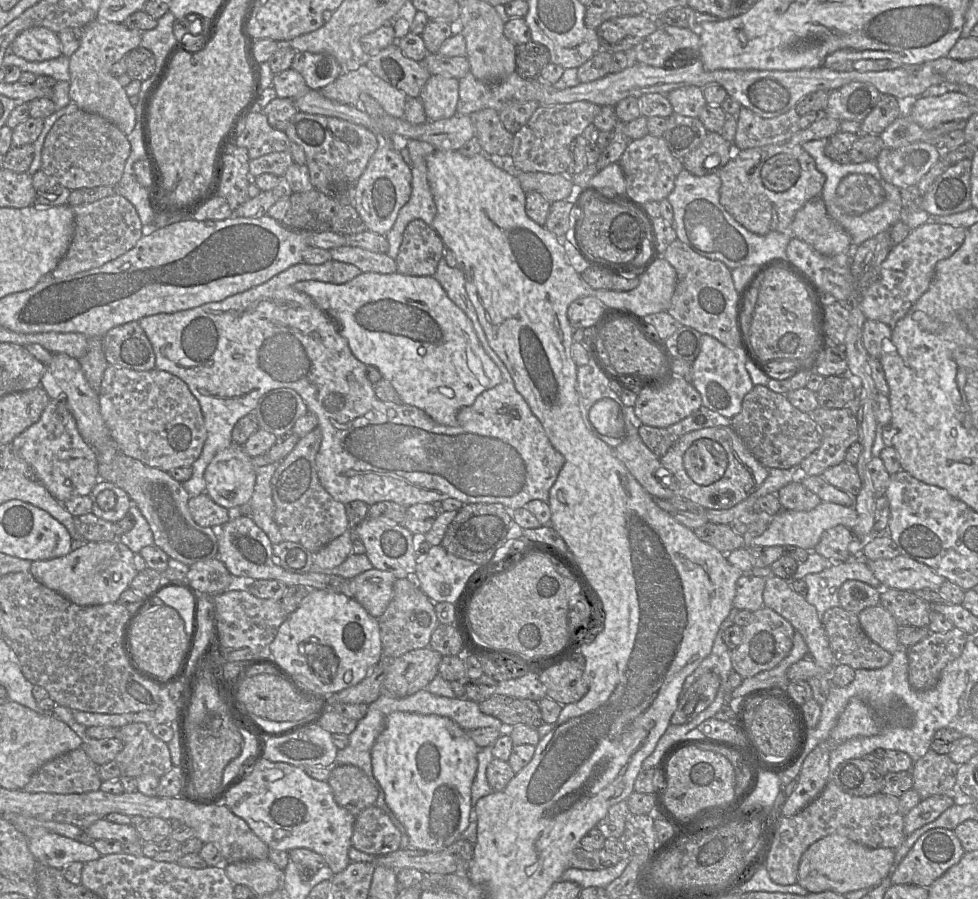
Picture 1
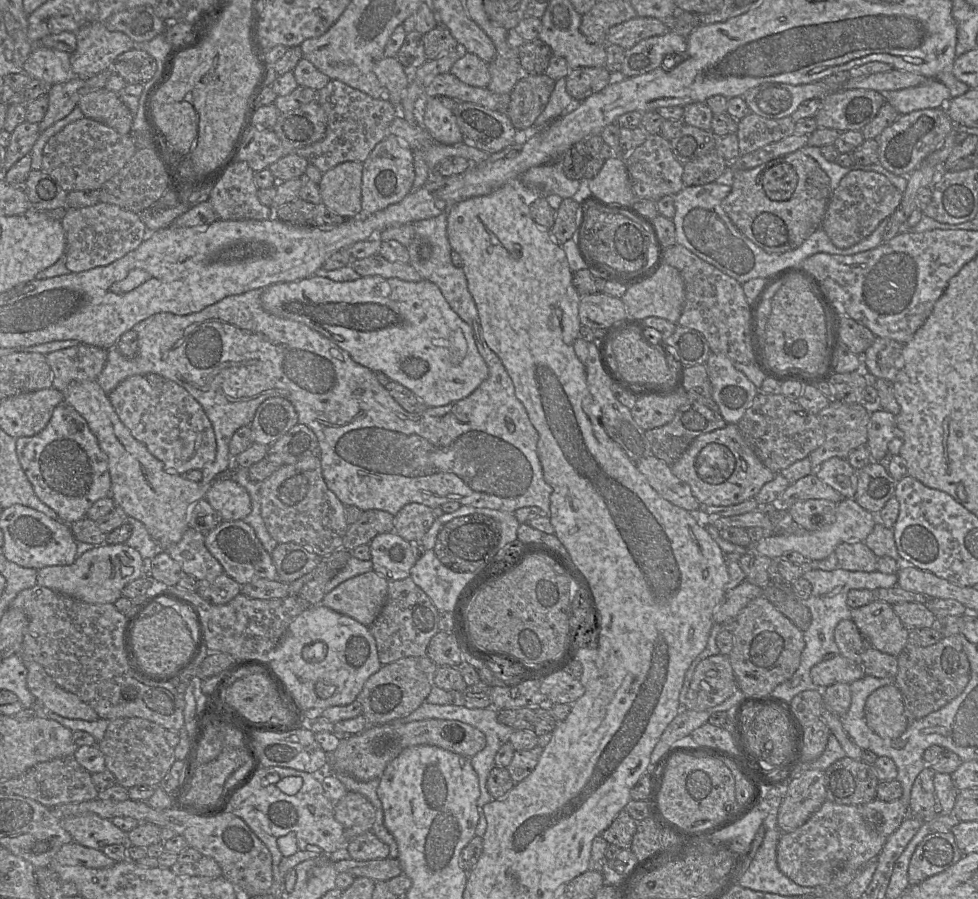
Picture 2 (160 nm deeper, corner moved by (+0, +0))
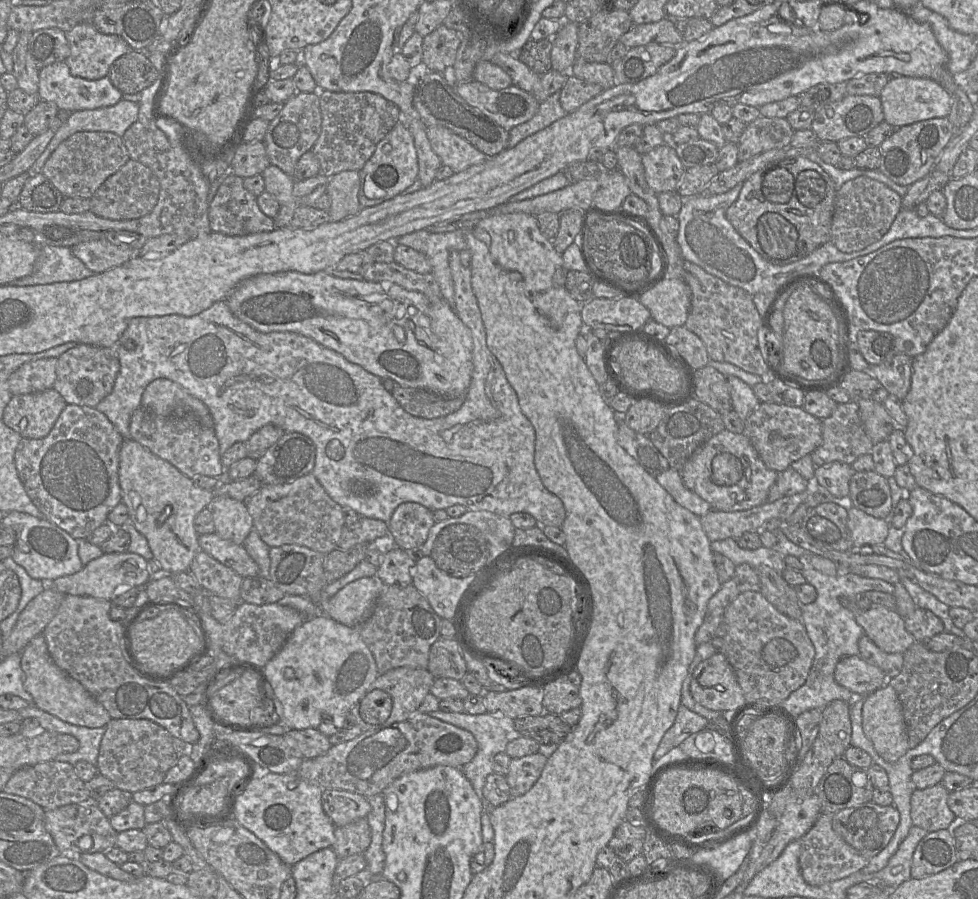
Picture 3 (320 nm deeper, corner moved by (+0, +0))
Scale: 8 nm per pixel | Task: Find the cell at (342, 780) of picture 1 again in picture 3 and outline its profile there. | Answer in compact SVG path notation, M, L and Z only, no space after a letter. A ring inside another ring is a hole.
M366 818L345 826L335 827L335 841L331 846L339 860L354 854L364 854L371 842L371 829Z

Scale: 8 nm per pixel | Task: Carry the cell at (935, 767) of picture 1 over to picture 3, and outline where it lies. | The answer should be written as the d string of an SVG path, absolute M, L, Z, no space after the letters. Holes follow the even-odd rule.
M938 783L925 789L915 789L910 799L912 824L928 833L947 829L956 818L947 804L949 791Z

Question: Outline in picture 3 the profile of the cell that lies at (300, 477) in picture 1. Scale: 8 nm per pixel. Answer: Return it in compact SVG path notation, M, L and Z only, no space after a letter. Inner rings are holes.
M312 472L290 483L262 485L256 493L244 502L253 519L253 527L269 547L296 544L325 555L338 548L338 541L342 533L342 528L345 525L342 507L331 499Z

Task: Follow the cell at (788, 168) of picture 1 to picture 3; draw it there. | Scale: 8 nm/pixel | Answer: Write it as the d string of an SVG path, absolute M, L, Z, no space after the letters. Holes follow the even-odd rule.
M804 156L773 162L743 182L726 218L767 262L783 266L801 260L830 241L836 188L830 175Z

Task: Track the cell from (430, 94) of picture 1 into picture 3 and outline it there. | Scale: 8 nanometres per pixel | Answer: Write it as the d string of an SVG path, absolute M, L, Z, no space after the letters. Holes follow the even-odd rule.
M431 126L427 127L426 132L431 147L442 165L449 166L454 173L481 164L489 158L446 127Z

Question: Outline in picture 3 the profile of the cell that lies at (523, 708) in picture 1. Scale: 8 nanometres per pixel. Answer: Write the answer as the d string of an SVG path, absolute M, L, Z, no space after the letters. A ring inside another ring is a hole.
M544 712L538 716L523 716L514 719L515 729L539 744L560 744L572 727L560 715Z

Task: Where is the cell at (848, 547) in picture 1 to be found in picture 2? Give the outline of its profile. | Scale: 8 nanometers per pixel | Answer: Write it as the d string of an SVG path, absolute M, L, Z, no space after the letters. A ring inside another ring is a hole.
M865 542L839 544L834 551L840 568L849 571L874 572L878 557Z

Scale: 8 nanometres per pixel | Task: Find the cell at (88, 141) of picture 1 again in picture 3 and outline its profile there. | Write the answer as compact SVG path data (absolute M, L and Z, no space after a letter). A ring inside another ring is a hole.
M81 131L62 141L41 172L64 198L91 198L104 181L130 159L123 139L104 131Z

